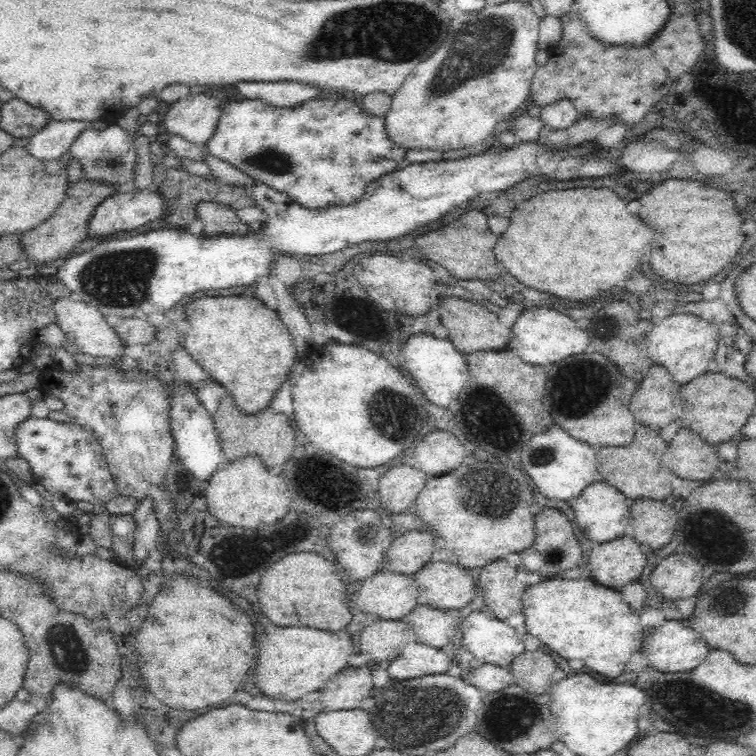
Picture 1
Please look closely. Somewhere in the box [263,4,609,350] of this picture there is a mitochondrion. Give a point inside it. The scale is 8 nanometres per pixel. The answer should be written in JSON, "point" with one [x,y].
{"point":[487,41]}

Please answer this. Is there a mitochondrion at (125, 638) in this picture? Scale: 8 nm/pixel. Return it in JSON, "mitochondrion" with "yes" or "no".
{"mitochondrion":"no"}

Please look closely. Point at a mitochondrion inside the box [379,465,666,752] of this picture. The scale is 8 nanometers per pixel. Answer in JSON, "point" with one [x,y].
{"point":[511,719]}

